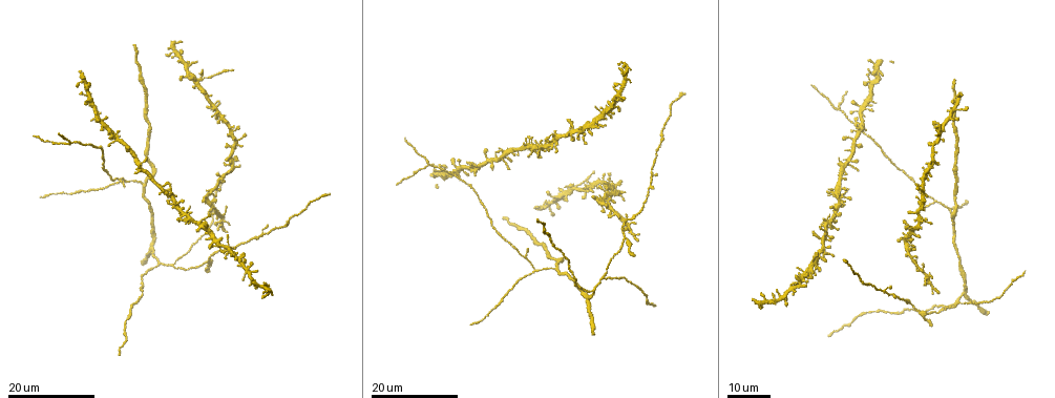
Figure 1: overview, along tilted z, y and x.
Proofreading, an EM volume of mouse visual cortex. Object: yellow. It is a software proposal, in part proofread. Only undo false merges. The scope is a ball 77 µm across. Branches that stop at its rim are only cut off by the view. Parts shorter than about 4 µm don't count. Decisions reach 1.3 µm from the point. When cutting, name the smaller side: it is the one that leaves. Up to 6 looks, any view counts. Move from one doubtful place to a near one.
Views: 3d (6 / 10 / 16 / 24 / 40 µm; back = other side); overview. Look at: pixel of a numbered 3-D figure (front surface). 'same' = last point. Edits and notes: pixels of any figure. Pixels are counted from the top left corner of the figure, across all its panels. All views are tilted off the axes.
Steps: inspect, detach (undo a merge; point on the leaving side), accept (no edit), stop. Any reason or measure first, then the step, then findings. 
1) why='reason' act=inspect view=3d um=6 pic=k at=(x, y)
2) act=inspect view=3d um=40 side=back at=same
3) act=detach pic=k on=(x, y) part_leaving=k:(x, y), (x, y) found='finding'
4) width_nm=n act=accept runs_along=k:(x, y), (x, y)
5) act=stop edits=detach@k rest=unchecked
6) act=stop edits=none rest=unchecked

act=inspect view=3d um=16 pic=1 at=(837, 109)

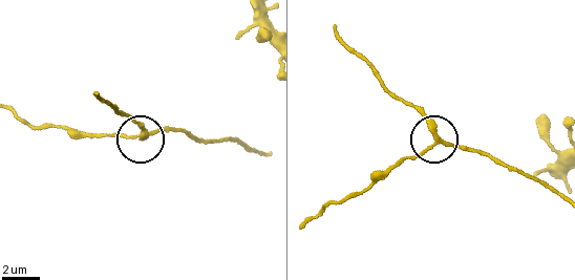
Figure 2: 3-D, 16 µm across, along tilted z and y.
why='zoom in' act=inspect view=3d um=6 pic=2 at=(438, 140)

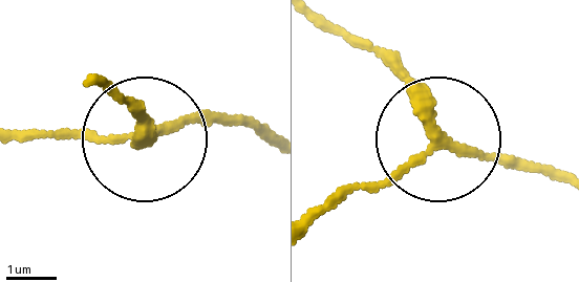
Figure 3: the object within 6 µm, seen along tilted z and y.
act=inspect view=3d um=6 side=back pic=3 at=(434, 138)

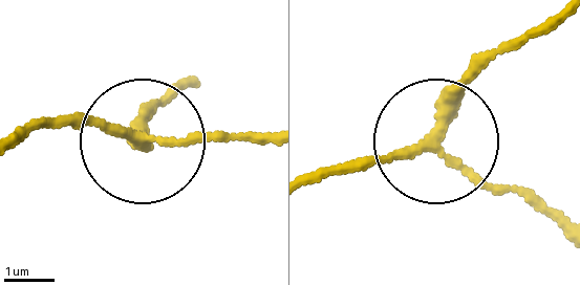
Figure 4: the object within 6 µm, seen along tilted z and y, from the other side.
width_nm=210 act=accept runs_along=4:(21, 141), (95, 121), (144, 137), (136, 121), (154, 106) found='one neuron here'

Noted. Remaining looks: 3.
act=inspect view=3d um=24 pic=1 at=(198, 78)

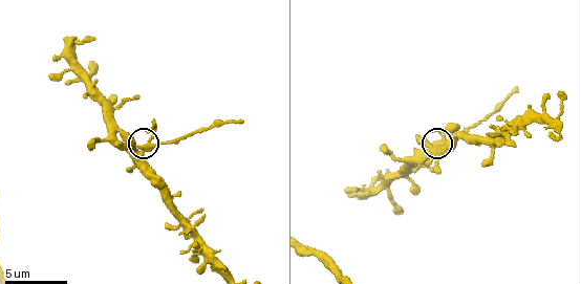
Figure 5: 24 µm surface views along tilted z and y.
act=inspect view=3d um=10 pic=5 at=(437, 145)

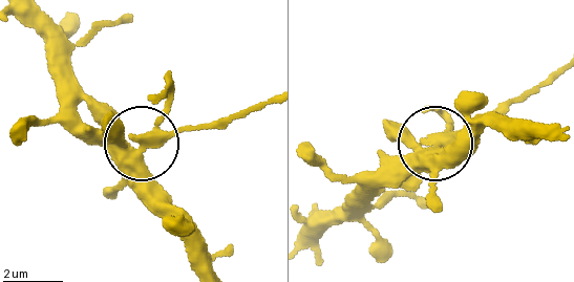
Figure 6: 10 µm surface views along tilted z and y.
arms=3 act=detach pic=6 on=(194, 129) found='two neurons meet here'

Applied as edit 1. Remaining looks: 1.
act=stop edits=detach@6 rest=unchecked

